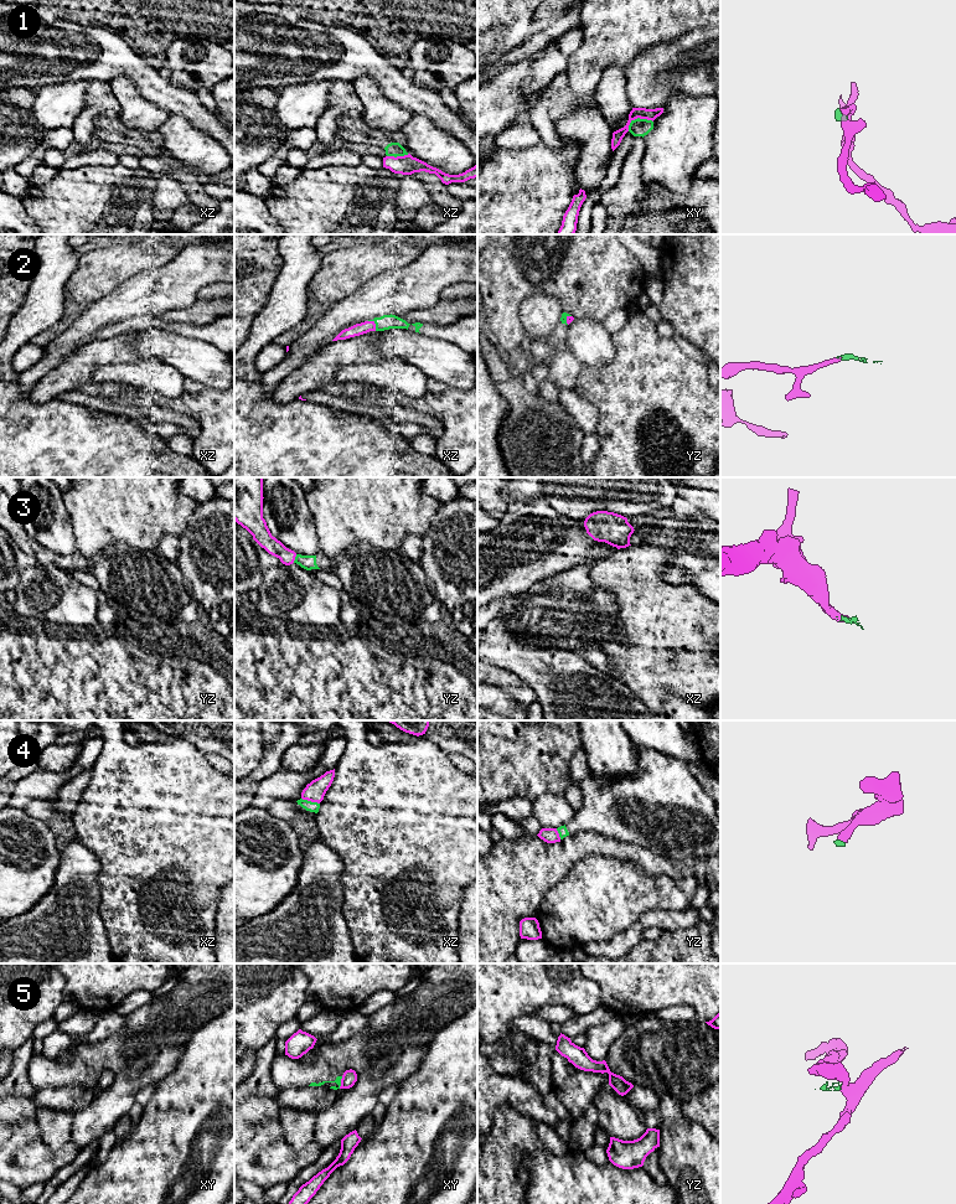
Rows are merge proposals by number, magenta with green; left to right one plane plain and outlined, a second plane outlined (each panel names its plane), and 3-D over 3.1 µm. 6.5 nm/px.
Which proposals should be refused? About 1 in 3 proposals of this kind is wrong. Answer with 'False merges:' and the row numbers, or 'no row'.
False merges: 1, 5

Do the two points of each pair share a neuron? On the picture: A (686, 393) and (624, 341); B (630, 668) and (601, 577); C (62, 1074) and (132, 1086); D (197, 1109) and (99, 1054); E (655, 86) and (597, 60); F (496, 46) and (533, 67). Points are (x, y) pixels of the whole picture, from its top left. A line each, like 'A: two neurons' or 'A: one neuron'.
A: one neuron
B: one neuron
C: one neuron
D: two neurons
E: two neurons
F: two neurons

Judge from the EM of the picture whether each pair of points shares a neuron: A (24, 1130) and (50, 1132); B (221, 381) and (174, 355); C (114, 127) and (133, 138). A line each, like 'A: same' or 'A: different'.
A: different
B: same
C: same

